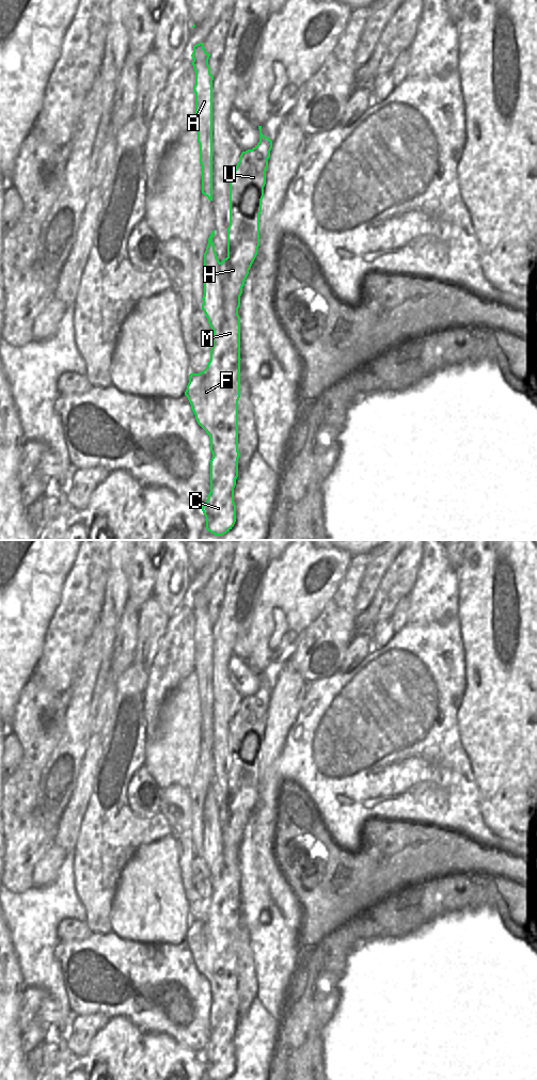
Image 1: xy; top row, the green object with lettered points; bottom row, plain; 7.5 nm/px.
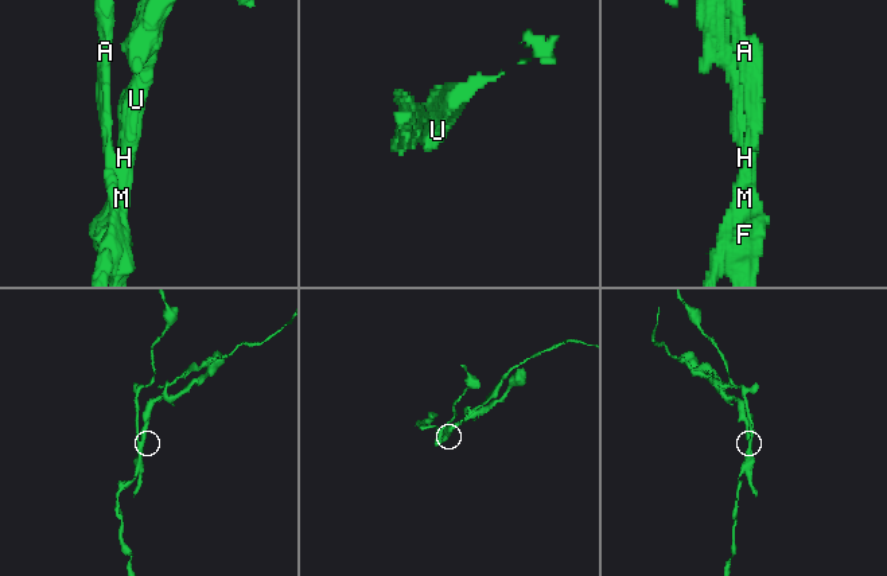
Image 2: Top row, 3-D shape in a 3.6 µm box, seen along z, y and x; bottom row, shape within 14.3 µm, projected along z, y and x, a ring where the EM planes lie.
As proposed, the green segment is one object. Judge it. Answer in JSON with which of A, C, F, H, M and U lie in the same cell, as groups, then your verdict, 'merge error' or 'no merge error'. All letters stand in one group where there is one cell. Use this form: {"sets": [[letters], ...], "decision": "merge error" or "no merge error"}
{"sets": [["A", "F"], ["C", "H", "M", "U"]], "decision": "merge error"}

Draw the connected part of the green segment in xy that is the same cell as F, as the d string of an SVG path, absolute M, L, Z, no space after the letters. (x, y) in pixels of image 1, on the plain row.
M209 915L199 920L189 921L189 930L185 941L195 962L198 970L217 971L219 962L227 959L227 953L223 951L222 937L234 932L233 922L218 922Z

